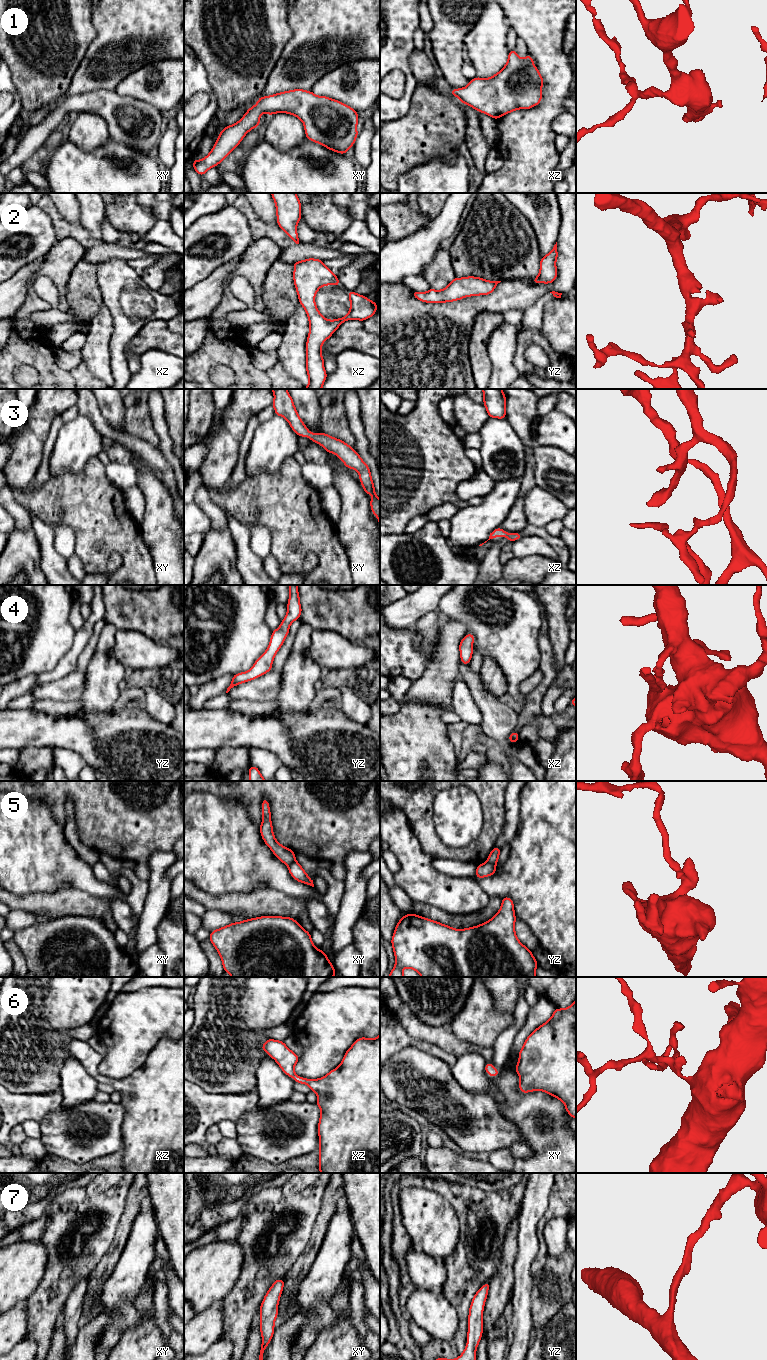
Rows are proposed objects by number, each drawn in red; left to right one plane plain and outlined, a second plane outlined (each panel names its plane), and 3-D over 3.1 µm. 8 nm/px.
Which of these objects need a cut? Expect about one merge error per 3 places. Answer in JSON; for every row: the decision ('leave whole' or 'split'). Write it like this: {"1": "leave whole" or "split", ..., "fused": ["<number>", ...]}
{"1": "leave whole", "2": "leave whole", "3": "leave whole", "4": "leave whole", "5": "split", "6": "leave whole", "7": "leave whole", "fused": ["5"]}

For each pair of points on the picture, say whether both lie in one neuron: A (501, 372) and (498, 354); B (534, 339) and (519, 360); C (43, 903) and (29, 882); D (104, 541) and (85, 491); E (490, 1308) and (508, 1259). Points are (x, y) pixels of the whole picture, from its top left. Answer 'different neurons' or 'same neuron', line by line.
A: same neuron
B: same neuron
C: different neurons
D: same neuron
E: same neuron

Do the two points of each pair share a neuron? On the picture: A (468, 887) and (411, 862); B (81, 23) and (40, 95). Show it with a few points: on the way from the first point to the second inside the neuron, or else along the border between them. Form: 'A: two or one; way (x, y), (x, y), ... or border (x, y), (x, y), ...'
A: one; way (454, 887), (450, 883), (432, 883), (425, 876)
B: one; way (62, 39), (57, 52), (45, 64), (44, 76)

